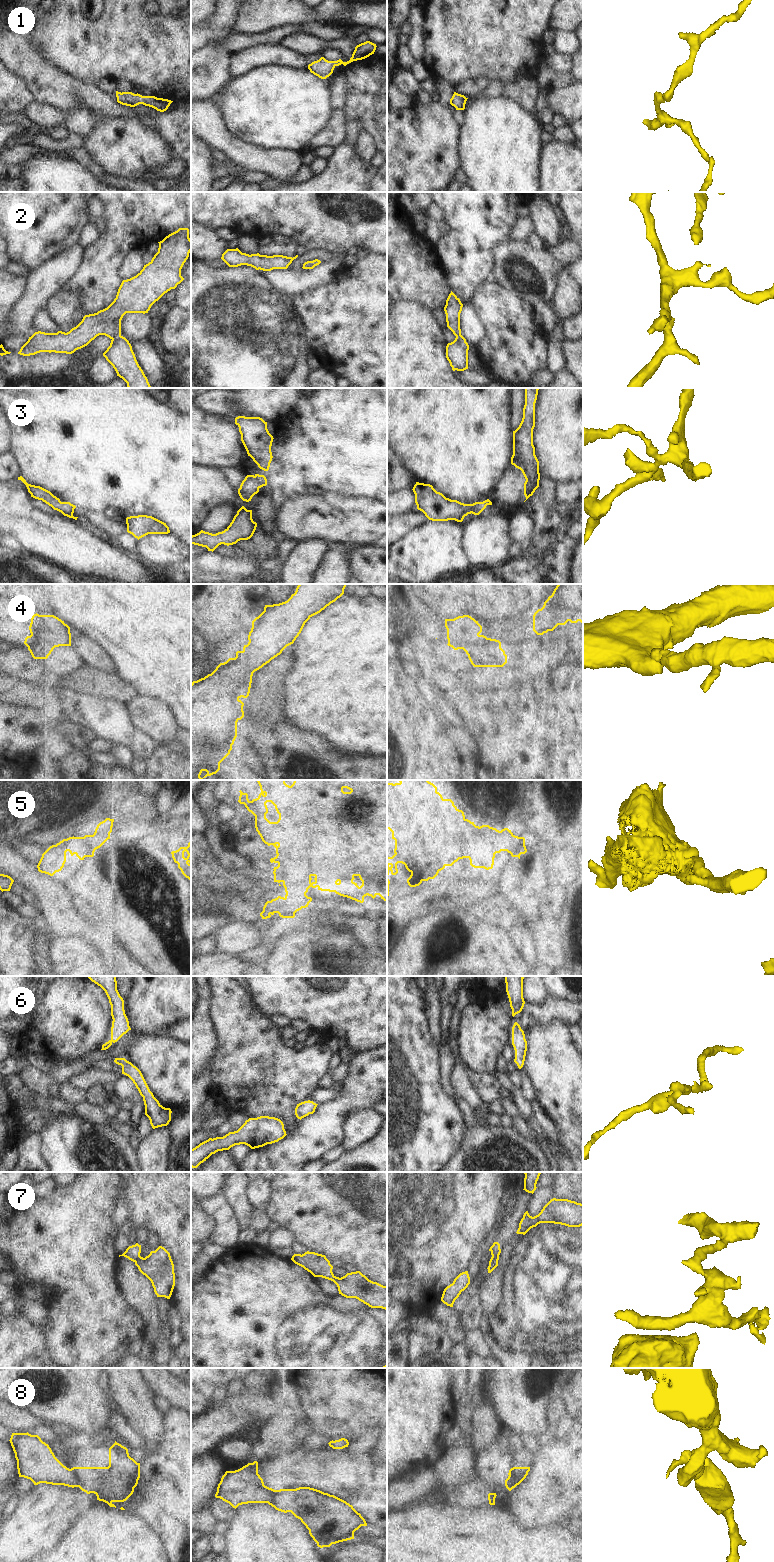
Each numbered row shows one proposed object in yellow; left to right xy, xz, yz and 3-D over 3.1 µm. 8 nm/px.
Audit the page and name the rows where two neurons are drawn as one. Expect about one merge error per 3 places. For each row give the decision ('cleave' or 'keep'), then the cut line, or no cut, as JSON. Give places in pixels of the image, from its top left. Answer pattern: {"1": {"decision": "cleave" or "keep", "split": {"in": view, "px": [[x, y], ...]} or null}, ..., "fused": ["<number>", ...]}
{"1": {"decision": "keep", "split": null}, "2": {"decision": "keep", "split": null}, "3": {"decision": "keep", "split": null}, "4": {"decision": "keep", "split": null}, "5": {"decision": "keep", "split": null}, "6": {"decision": "keep", "split": null}, "7": {"decision": "cleave", "split": {"in": "yz", "px": [[498, 1255], [492, 1257]]}}, "8": {"decision": "cleave", "split": {"in": "xy", "px": [[71, 1468], [78, 1479], [78, 1486]]}}, "fused": ["7", "8"]}

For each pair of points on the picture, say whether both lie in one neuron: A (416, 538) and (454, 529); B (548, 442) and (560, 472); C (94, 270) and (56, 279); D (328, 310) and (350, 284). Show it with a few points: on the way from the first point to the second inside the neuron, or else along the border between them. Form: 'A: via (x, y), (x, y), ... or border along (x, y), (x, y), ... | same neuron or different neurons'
A: via (425, 538), (445, 538) | same neuron
B: via (555, 449), (560, 454), (560, 465) | same neuron
C: border along (82, 254), (82, 260), (76, 270), (60, 288) | different neurons
D: via (334, 304), (348, 290) | same neuron

